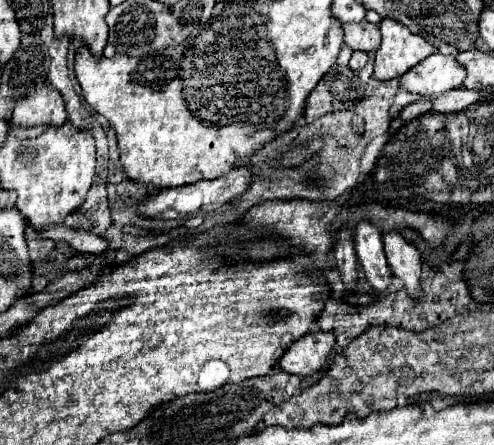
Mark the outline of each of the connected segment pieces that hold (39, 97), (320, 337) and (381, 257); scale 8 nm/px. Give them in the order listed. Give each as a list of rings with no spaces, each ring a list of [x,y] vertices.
[[[52,86],[32,90],[14,108],[10,124],[32,128],[32,126],[62,126],[66,122],[64,100]]]
[[[310,332],[286,350],[280,358],[280,368],[298,376],[318,376],[328,364],[334,344],[332,332]]]
[[[360,222],[354,236],[354,248],[358,254],[360,266],[364,270],[364,276],[374,288],[374,294],[382,296],[394,278],[386,262],[386,254],[382,246],[382,232],[368,222]]]

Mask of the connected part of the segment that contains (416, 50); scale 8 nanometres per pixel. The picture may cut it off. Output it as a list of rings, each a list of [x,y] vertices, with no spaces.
[[[390,18],[380,22],[380,32],[382,44],[374,60],[374,76],[380,80],[398,78],[420,64],[426,56],[438,52],[432,44]]]

